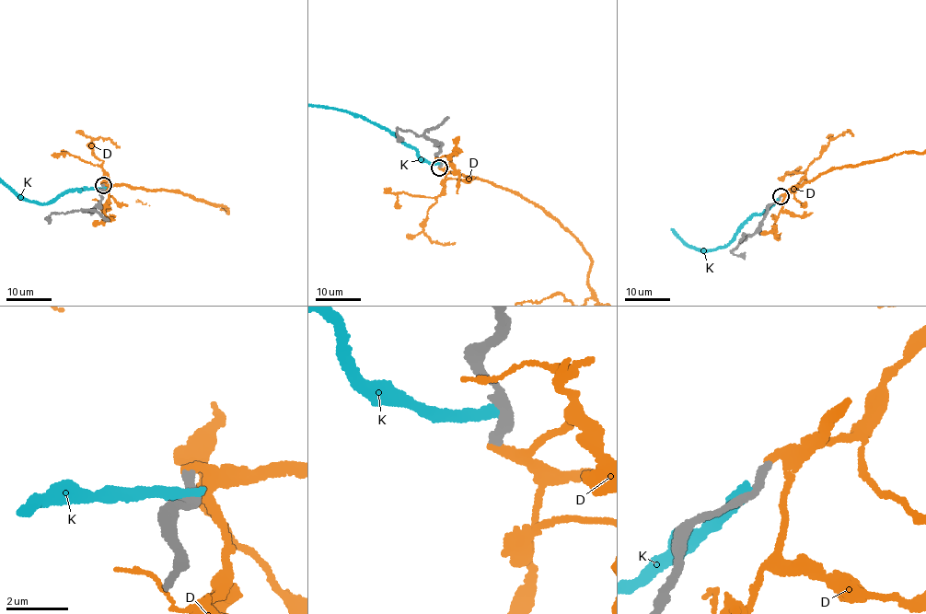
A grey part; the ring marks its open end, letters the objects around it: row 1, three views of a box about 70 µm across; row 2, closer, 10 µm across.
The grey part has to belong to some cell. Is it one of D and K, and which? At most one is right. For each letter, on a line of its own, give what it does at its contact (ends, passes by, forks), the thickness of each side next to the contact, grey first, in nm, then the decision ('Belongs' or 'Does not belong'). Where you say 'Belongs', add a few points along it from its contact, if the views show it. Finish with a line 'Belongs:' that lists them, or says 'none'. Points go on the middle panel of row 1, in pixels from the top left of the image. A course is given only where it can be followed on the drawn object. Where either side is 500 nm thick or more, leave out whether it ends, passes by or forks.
D: It ends there. Thickness 280 nm (grey) against 280 nm. Belongs
K: It ends there. Thickness 280 nm (grey) against 400 nm. Does not belong
Belongs: D

